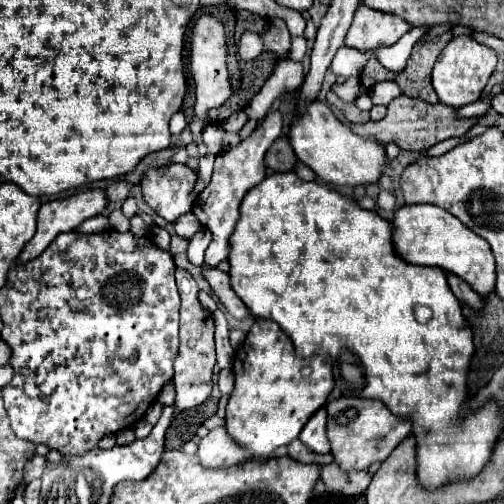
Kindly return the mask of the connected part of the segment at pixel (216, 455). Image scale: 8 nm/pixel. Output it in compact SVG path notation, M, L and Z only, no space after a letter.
M218 427L198 441L198 455L206 467L232 467L246 461L250 451L234 443L224 427Z

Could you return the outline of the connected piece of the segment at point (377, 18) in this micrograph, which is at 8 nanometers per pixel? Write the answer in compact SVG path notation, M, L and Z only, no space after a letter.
M360 5L346 35L346 47L352 49L388 47L394 45L410 29L412 25L398 15L388 15L382 11L374 11L366 5Z

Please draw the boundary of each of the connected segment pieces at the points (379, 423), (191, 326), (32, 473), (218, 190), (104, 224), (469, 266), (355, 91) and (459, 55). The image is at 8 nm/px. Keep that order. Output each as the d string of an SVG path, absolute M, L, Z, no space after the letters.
M338 397L326 405L328 409L328 439L332 443L334 461L342 469L366 469L374 463L382 463L408 433L412 431L410 419L394 415L382 401L364 397Z
M176 269L176 283L182 297L180 307L180 349L174 359L174 389L176 399L174 407L176 413L202 405L212 393L212 375L216 365L216 351L214 351L214 319L212 313L206 311L198 301L198 283L186 269Z
M34 454L25 465L24 482L29 483L32 479L38 479L49 461L45 456Z
M274 111L252 131L252 135L248 139L244 139L240 145L236 145L228 151L220 151L216 155L212 181L198 195L194 209L192 209L196 219L212 233L212 241L206 249L206 259L204 259L204 263L208 267L216 267L220 261L224 261L228 257L228 239L234 231L236 219L240 217L240 213L238 213L240 201L244 199L248 189L252 189L266 177L264 155L270 149L270 145L280 137L280 133L282 133L282 115L278 111Z
M96 215L78 227L80 233L100 233L106 229L110 229L110 223L108 223L108 217L104 217L104 215Z
M404 205L394 213L390 225L392 245L400 259L412 265L440 267L446 273L454 273L466 281L480 297L488 297L496 291L496 261L490 245L452 213L436 205Z
M350 77L344 85L334 85L332 87L334 93L338 93L338 97L342 97L344 102L354 102L360 95L360 82L358 77Z
M458 35L454 37L440 53L434 71L432 71L432 85L438 95L438 99L450 107L464 107L468 103L474 103L480 99L494 67L496 67L496 53L474 41L470 35Z

